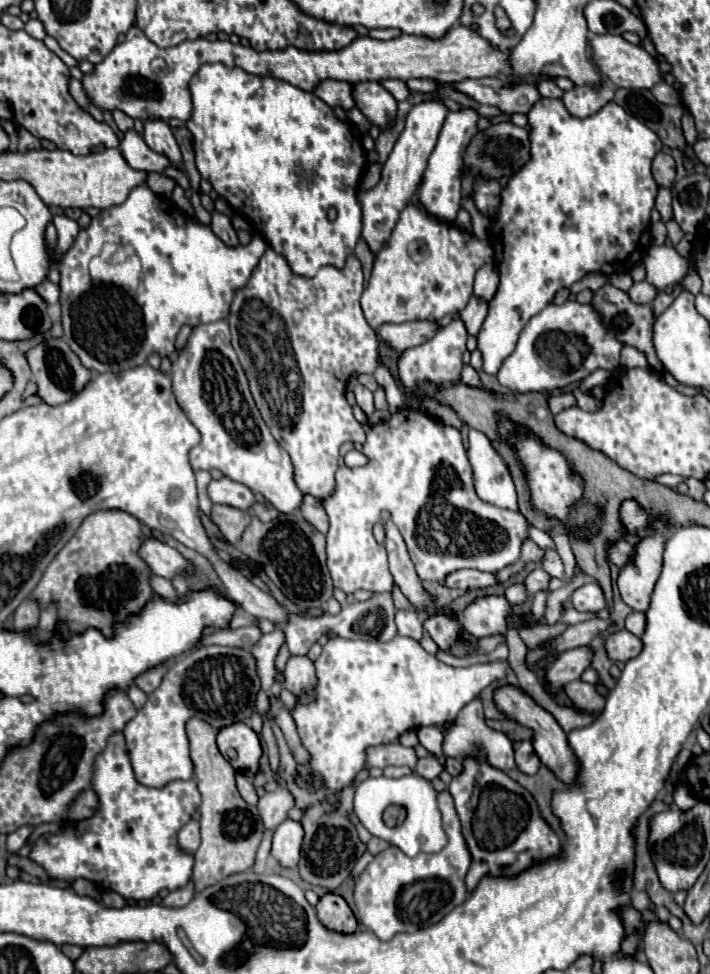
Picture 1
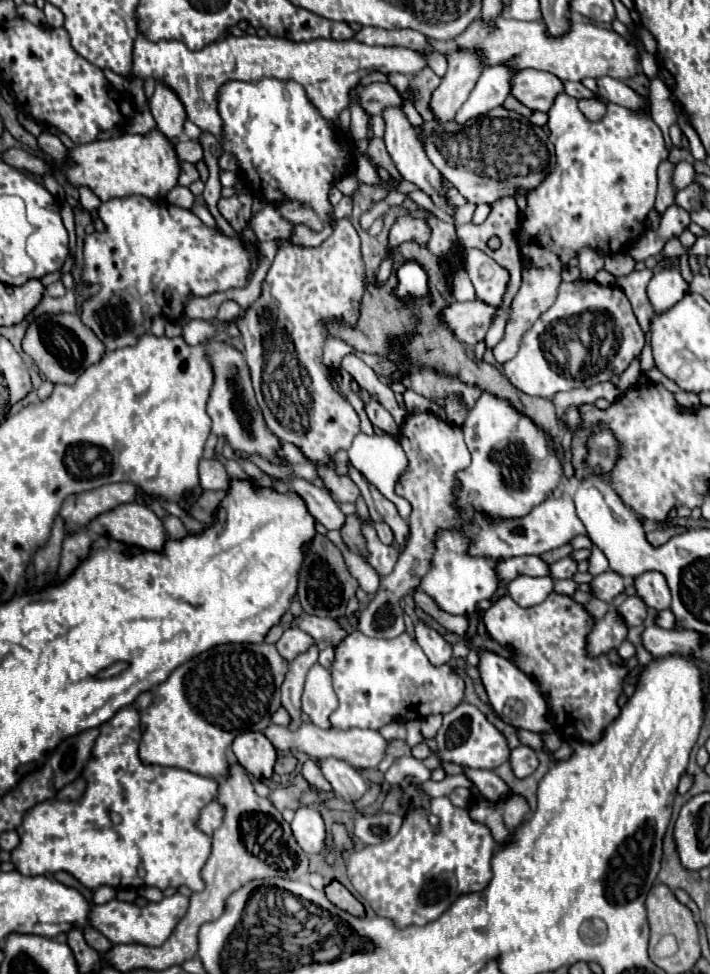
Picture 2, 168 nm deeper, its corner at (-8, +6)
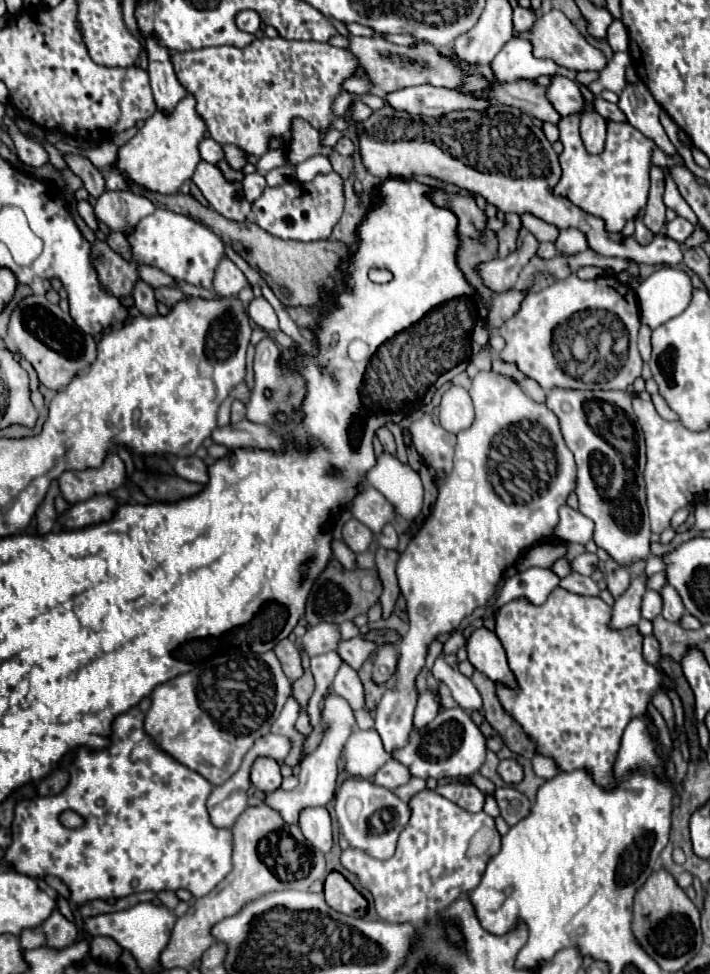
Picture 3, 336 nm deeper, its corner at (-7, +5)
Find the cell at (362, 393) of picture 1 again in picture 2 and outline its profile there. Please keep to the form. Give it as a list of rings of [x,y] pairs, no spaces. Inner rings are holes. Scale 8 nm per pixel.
[[[370,396],[370,398],[364,402],[364,410],[366,410],[370,422],[372,422],[378,430],[382,430],[382,432],[386,432],[386,434],[392,434],[392,436],[398,432],[398,426],[396,426],[396,422],[394,422],[392,414],[390,414],[374,396]]]

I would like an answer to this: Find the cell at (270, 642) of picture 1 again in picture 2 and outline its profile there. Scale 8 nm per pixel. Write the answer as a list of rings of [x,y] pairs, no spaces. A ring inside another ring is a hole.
[[[292,626],[288,630],[284,630],[282,638],[276,642],[276,650],[284,660],[294,660],[298,654],[306,652],[310,646],[314,644],[314,638],[308,636],[306,632],[302,632],[300,628]]]

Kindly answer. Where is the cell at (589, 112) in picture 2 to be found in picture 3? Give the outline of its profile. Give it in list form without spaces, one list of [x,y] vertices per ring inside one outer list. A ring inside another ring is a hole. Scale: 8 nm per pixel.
[[[585,111],[581,115],[581,139],[585,143],[587,153],[599,155],[603,151],[605,131],[607,131],[607,123],[601,115],[597,115],[595,111]]]

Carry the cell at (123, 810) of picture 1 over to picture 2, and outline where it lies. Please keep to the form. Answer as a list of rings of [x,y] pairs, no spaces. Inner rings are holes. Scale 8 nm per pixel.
[[[124,708],[124,712],[118,710],[114,718],[110,718],[110,722],[100,726],[100,736],[84,770],[84,778],[88,782],[84,798],[78,802],[50,800],[26,812],[24,822],[18,828],[22,842],[18,848],[12,850],[12,862],[24,876],[36,876],[46,872],[54,874],[58,870],[66,870],[90,890],[102,884],[112,886],[116,890],[140,886],[154,886],[160,890],[166,890],[170,886],[186,886],[192,892],[204,890],[200,870],[210,856],[212,842],[210,836],[202,834],[196,828],[196,820],[202,806],[216,798],[218,784],[214,778],[198,776],[188,770],[142,764],[138,758],[136,742],[140,742],[138,712],[134,712],[134,708]],[[140,864],[144,864],[146,868],[144,878],[138,876]]]

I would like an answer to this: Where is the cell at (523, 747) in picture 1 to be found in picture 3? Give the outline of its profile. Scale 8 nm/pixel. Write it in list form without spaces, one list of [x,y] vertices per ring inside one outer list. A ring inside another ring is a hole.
[[[515,759],[501,761],[499,767],[497,767],[497,773],[505,783],[511,783],[511,785],[517,785],[523,779],[523,771],[521,771],[521,767]]]

